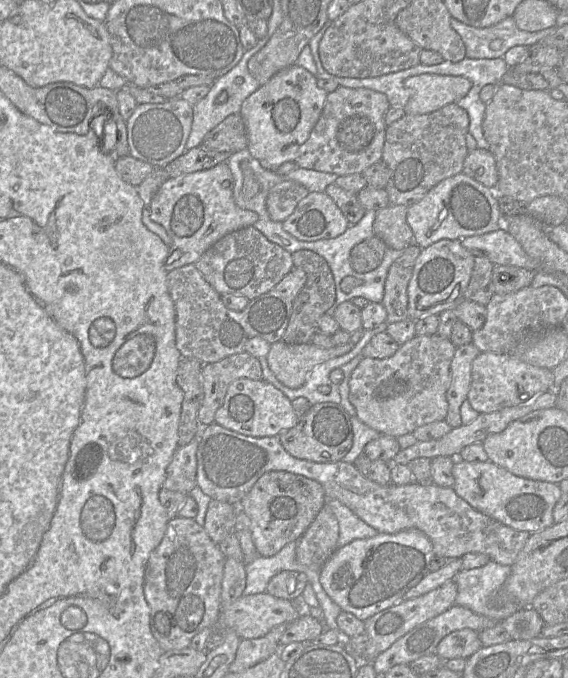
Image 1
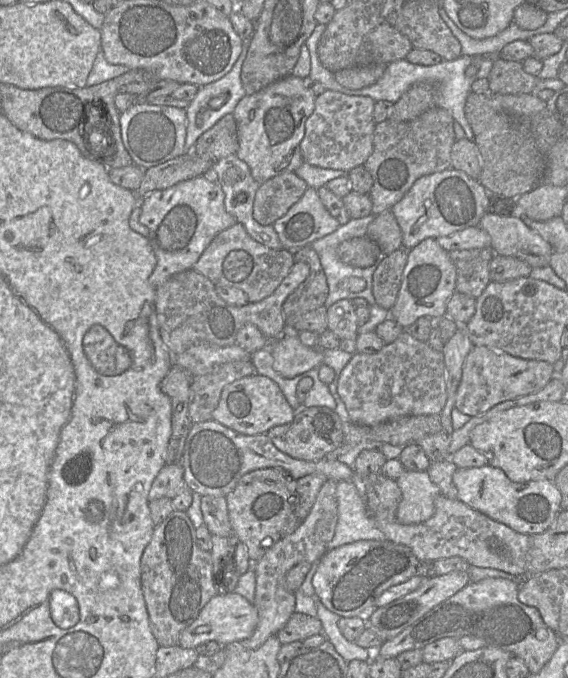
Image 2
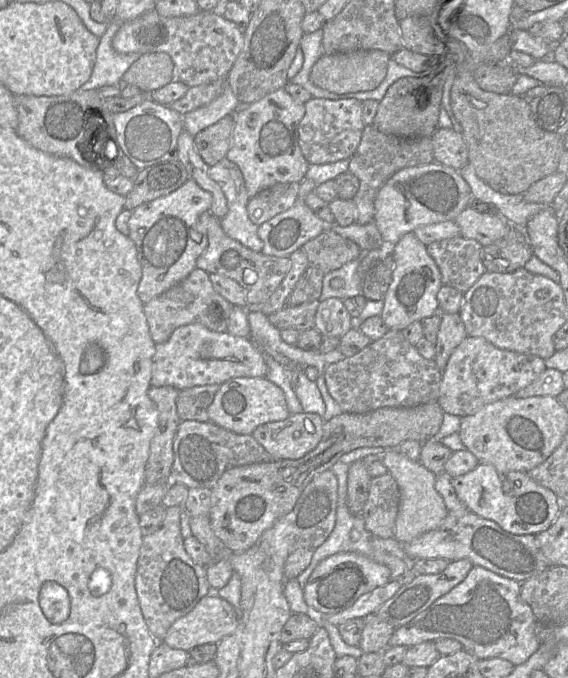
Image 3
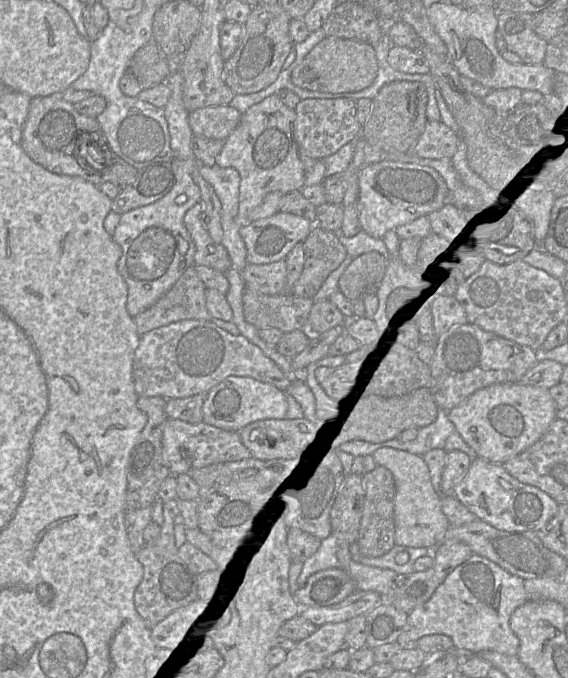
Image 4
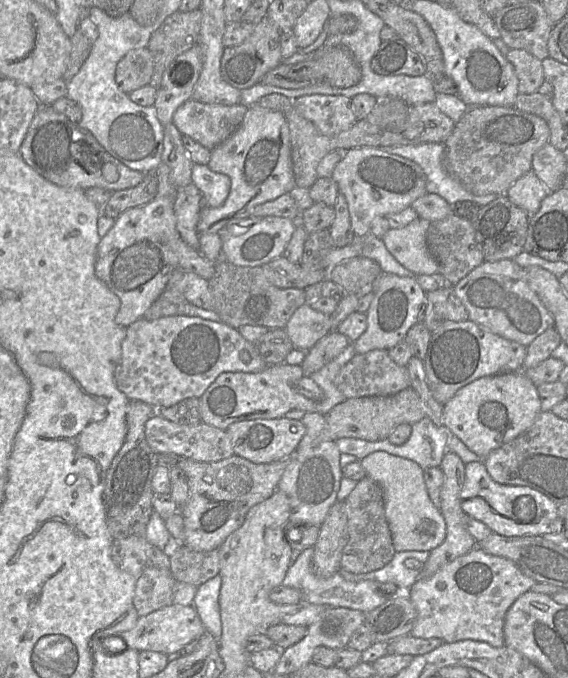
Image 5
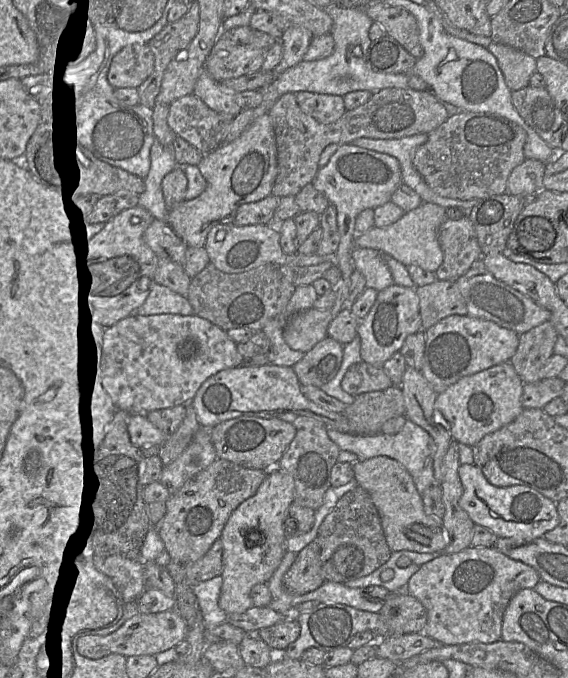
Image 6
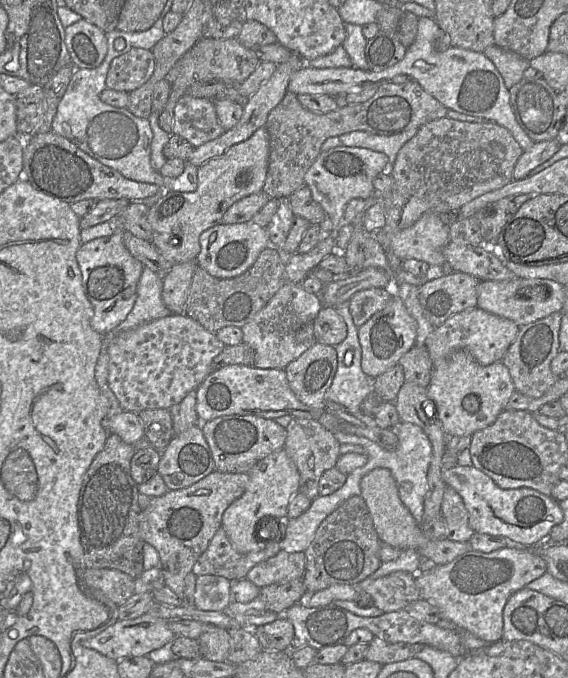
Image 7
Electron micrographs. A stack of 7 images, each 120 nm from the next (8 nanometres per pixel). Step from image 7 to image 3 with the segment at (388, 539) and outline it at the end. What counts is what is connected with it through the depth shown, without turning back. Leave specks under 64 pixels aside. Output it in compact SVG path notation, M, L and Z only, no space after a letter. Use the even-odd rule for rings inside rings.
M387 452L381 462L396 481L400 491L399 510L394 527L394 538L409 543L425 532L437 528L448 514L442 497L435 490L435 475L420 461L410 460L399 452Z

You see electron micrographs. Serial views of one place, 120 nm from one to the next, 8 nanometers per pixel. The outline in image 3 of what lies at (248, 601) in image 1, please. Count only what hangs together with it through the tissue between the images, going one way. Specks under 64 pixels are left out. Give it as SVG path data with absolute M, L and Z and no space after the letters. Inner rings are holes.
M213 591L202 597L188 614L178 618L168 629L162 643L171 648L188 651L203 644L218 644L223 638L234 633L238 626L234 608L228 601L218 597L217 592Z

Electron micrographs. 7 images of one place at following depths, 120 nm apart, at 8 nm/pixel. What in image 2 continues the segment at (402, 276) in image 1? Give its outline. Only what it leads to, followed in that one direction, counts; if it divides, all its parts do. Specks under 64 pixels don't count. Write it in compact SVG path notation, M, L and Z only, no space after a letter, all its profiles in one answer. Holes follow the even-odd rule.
M402 246L386 255L373 273L373 296L377 305L388 311L396 302L410 251L411 249Z

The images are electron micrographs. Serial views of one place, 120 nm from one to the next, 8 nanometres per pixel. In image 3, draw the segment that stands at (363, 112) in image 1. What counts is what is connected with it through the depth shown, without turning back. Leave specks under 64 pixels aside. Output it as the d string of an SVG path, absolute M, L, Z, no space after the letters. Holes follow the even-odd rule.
M312 97L304 106L305 114L298 126L298 144L306 161L309 164L328 164L350 159L360 143L365 127L362 102L357 99Z

